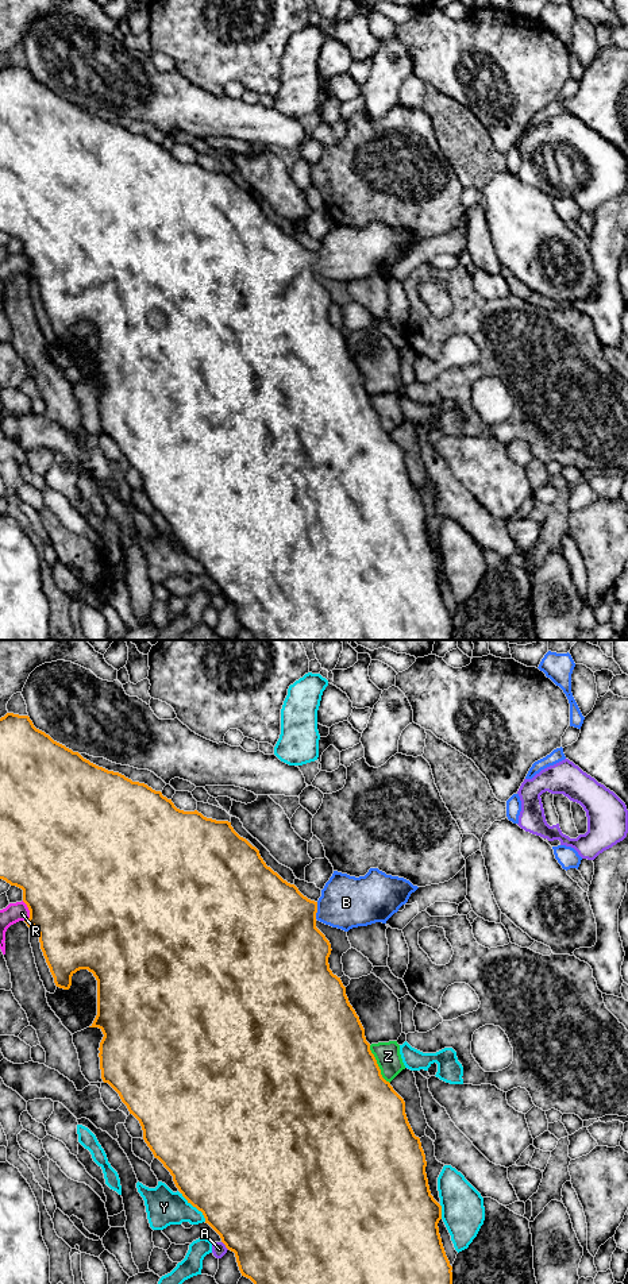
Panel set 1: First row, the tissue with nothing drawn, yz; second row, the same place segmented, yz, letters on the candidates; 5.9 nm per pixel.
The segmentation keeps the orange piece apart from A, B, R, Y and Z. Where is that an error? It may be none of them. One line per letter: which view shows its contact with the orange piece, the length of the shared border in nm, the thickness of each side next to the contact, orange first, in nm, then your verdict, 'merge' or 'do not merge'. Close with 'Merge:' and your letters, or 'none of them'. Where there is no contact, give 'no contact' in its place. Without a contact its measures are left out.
A: meets orange in yz; contact 70 nm long; 500 nm thick on the orange side, 90 nm on the other; do not merge
B: meets orange in yz; contact 110 nm long; 460 nm thick on the orange side, 320 nm on the other; merge
R: meets orange in yz; contact 130 nm long; 500 nm thick on the orange side, 120 nm on the other; do not merge
Y: meets orange in yz; contact 220 nm long; 500 nm thick on the orange side, 220 nm on the other; do not merge
Z: meets orange in yz; contact 260 nm long; 500 nm thick on the orange side, 150 nm on the other; do not merge
Merge: B

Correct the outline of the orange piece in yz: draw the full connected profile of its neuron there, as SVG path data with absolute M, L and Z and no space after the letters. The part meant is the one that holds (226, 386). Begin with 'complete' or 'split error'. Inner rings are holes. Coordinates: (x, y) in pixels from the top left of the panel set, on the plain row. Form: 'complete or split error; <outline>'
split error; M7 65L0 70L0 231L23 242L23 254L30 262L30 270L24 274L28 279L34 278L39 285L41 301L55 338L69 342L72 328L80 321L88 321L96 329L97 367L89 379L99 379L104 386L99 400L101 431L119 446L130 466L139 473L145 494L154 509L170 524L182 548L188 555L203 564L205 575L220 587L226 599L235 605L242 628L250 631L255 640L452 640L452 618L446 608L438 579L442 571L442 558L434 551L429 543L425 525L427 513L420 490L415 487L408 474L404 451L381 427L377 412L370 402L370 396L366 393L365 381L348 354L346 339L340 329L334 327L330 321L328 309L332 302L331 296L316 279L317 273L344 284L375 274L386 275L386 273L408 254L411 246L419 240L417 238L413 238L404 230L386 227L378 220L370 220L365 228L359 230L334 223L321 242L319 252L311 252L304 248L294 236L288 235L267 219L259 203L246 190L240 189L231 178L231 174L207 170L197 162L184 163L177 161L172 151L163 149L161 143L155 143L145 135L132 134L119 124L108 123L90 115L78 104L73 104L54 93L45 84L36 81L28 68L14 65Z

